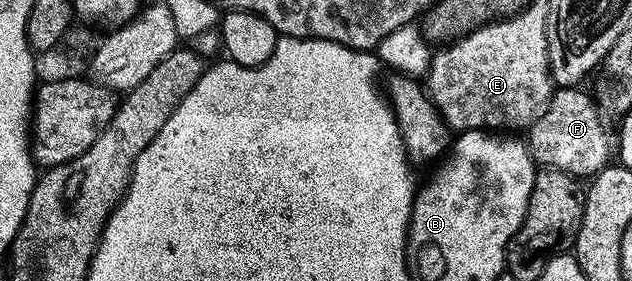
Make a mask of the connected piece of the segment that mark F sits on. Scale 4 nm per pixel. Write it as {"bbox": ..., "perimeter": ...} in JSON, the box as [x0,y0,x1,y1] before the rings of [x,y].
{"bbox":[526,85,612,177],"perimeter":[[[576,85],[552,90],[551,100],[526,132],[527,148],[539,167],[561,169],[576,177],[594,177],[612,162],[612,128],[611,131],[607,128],[598,105],[582,91],[583,89],[582,86]]]}

